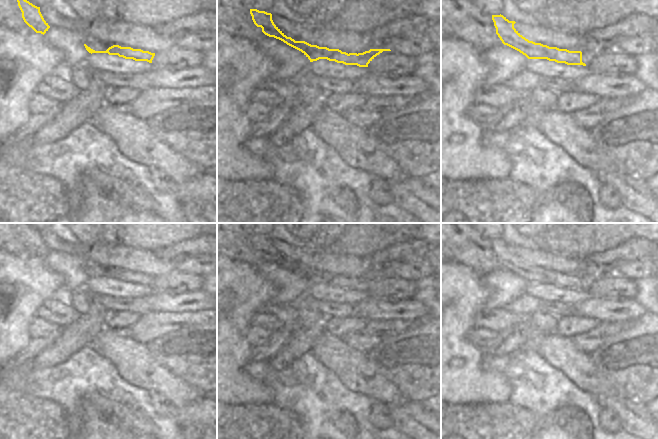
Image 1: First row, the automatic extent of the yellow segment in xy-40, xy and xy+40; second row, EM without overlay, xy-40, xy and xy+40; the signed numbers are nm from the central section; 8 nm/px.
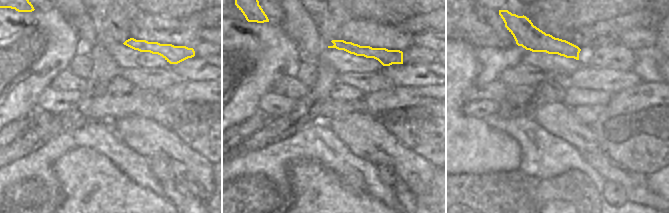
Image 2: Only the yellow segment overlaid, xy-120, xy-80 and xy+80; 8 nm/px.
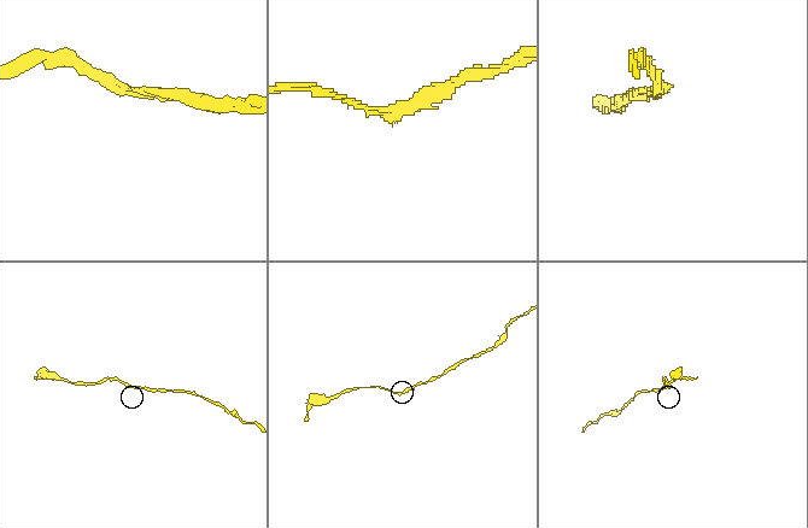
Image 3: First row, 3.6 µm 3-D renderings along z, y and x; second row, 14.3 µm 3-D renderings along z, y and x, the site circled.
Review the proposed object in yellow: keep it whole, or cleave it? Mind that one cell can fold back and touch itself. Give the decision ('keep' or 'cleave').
keep

